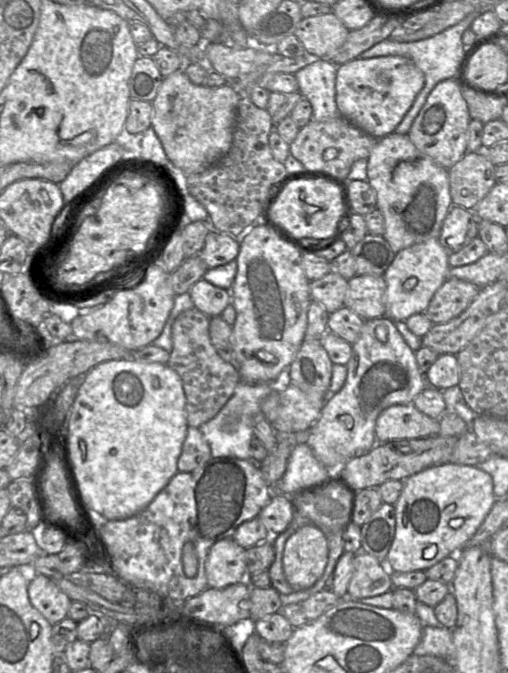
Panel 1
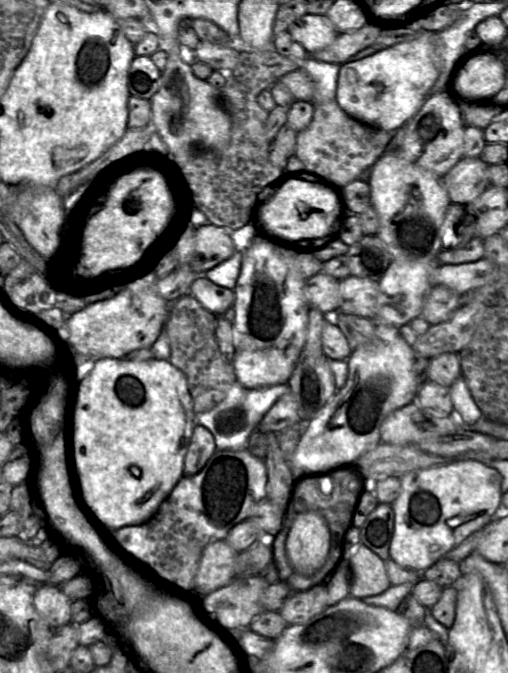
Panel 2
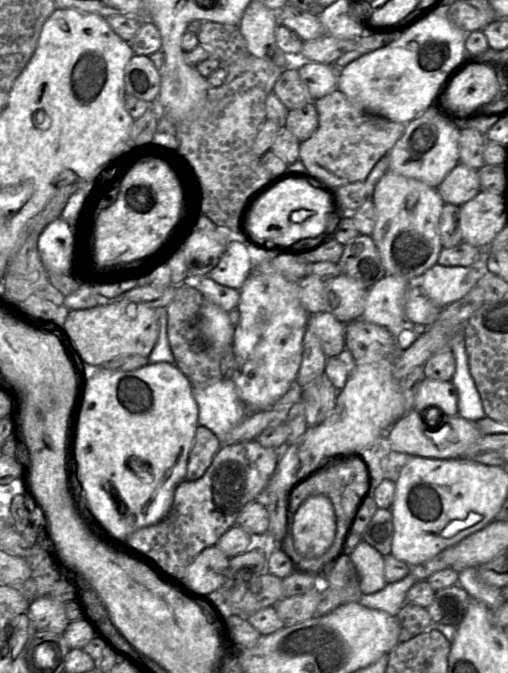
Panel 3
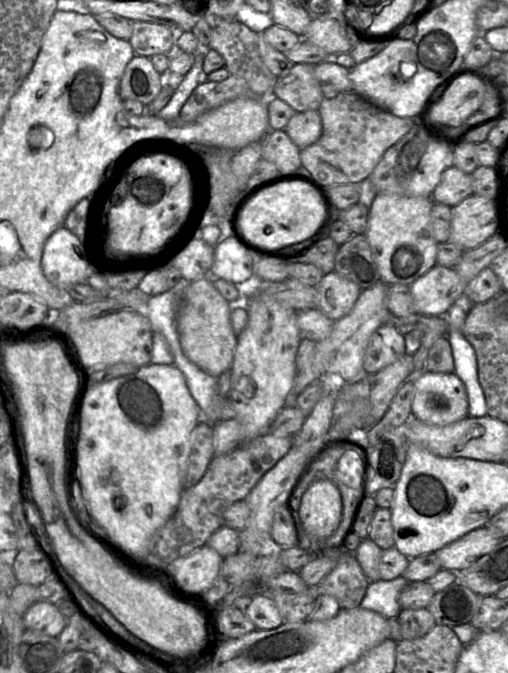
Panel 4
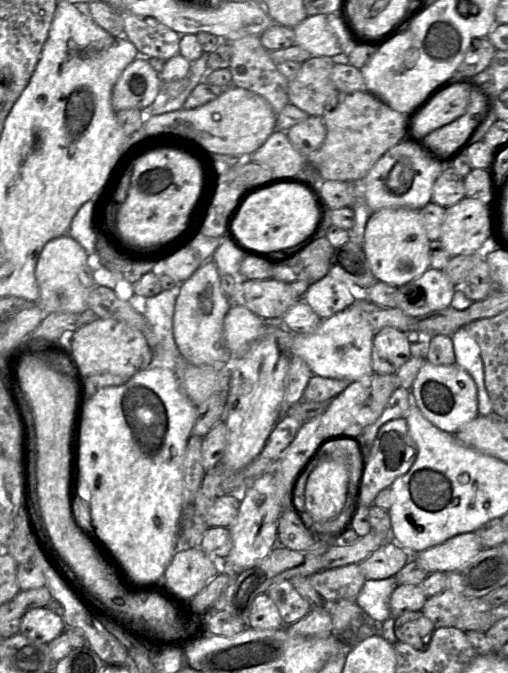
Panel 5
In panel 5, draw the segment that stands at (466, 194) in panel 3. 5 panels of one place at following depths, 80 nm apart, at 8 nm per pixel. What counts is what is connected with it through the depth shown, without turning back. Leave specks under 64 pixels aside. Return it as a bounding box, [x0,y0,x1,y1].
[432,165,465,208]

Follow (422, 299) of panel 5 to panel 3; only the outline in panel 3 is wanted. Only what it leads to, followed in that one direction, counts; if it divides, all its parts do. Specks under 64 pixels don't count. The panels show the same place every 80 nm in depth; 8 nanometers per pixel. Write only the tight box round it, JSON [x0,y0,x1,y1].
[415,262,489,309]

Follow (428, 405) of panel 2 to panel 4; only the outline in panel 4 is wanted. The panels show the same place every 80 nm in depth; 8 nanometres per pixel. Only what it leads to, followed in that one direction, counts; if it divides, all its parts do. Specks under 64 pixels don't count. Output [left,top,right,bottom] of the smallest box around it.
[413,370,469,426]

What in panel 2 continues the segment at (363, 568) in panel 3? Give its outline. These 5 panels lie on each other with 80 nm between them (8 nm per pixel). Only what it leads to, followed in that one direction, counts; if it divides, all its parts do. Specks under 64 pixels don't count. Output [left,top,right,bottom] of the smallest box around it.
[347,544,391,599]

